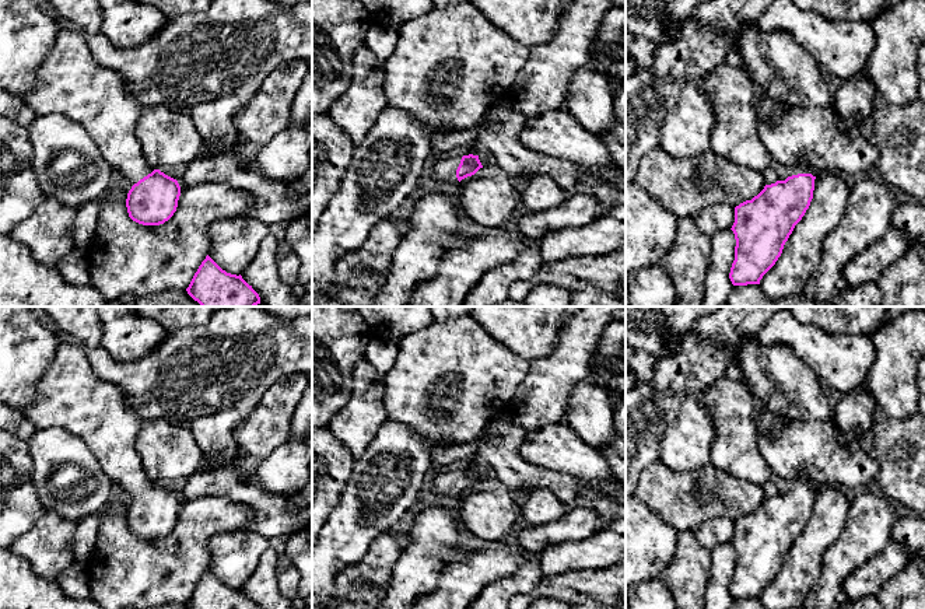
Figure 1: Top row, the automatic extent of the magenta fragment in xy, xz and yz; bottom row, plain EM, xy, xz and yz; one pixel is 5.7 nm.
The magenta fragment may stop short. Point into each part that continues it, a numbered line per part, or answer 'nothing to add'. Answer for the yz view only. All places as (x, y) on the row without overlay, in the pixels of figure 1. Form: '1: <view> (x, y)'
1: yz (802, 480)

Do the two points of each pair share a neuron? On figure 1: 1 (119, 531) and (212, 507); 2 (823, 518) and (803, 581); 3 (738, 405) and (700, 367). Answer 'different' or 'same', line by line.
1: same
2: same
3: different

